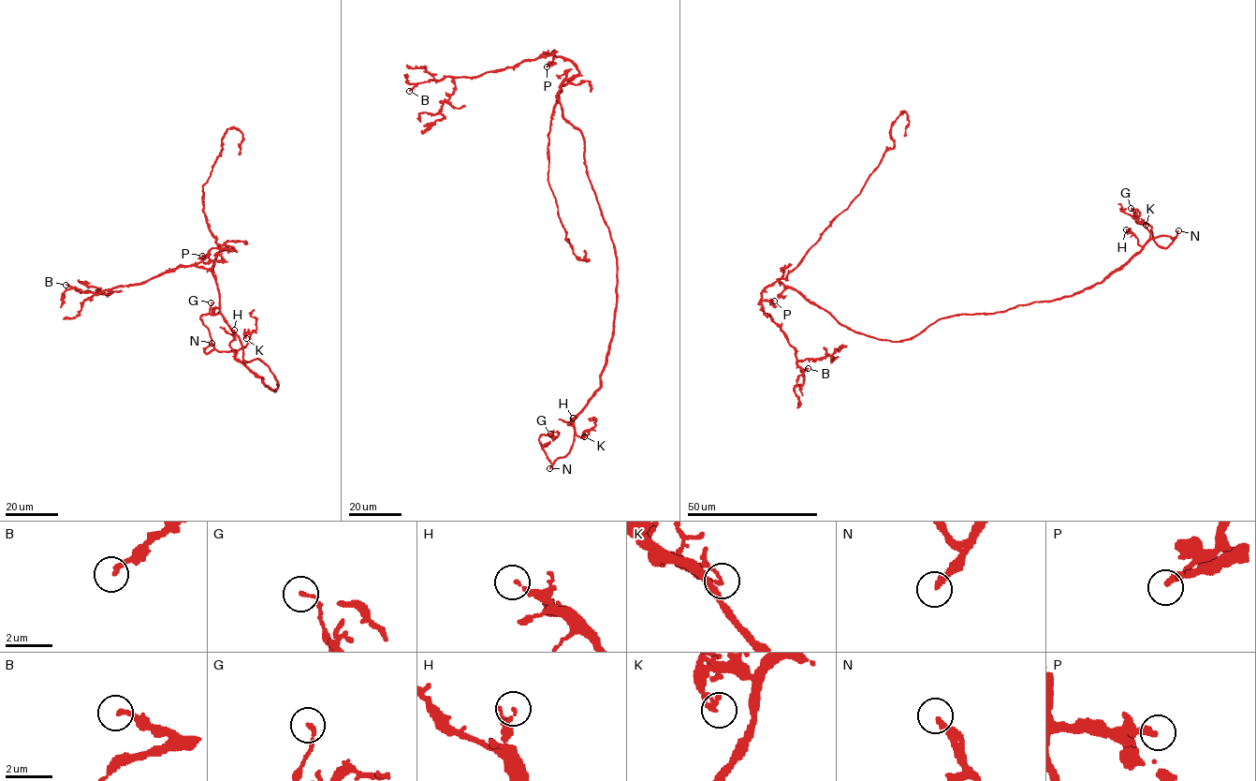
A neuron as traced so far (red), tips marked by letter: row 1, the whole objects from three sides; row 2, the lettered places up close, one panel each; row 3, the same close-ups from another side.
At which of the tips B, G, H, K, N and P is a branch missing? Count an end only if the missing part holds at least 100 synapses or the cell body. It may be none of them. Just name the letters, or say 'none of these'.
N

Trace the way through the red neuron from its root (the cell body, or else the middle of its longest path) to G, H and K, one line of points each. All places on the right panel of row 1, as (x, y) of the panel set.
G: (901, 341), (947, 316), (1073, 295), (1150, 240), (1175, 237), (1161, 247), (1131, 208)
H: (901, 341), (912, 339), (947, 316), (1005, 312), (1089, 288), (1142, 248), (1126, 229)
K: (901, 341), (912, 339), (947, 316), (1005, 312), (1089, 288), (1140, 252), (1150, 234), (1139, 223), (1146, 225)

